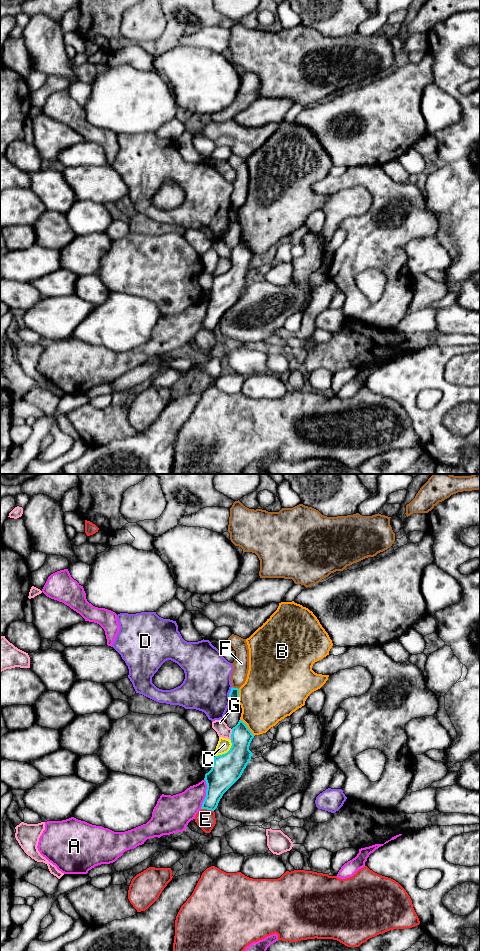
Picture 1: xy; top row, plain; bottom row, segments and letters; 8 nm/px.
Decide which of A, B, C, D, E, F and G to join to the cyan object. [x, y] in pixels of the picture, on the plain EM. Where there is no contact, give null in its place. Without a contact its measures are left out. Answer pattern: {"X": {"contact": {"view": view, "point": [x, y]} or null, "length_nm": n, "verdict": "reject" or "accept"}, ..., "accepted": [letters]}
{"A": {"contact": {"view": "xy", "point": [206, 314]}, "length_nm": 240, "verdict": "reject"}, "B": {"contact": {"view": "xy", "point": [247, 247]}, "length_nm": 180, "verdict": "reject"}, "C": {"contact": {"view": "xy", "point": [227, 272]}, "length_nm": 190, "verdict": "reject"}, "D": {"contact": {"view": "xy", "point": [229, 213]}, "length_nm": 110, "verdict": "reject"}, "E": {"contact": {"view": "xy", "point": [207, 329]}, "length_nm": 110, "verdict": "reject"}, "F": {"contact": {"view": "xy", "point": [235, 208]}, "length_nm": 60, "verdict": "reject"}, "G": {"contact": {"view": "xy", "point": [231, 254]}, "length_nm": 90, "verdict": "reject"}, "accepted": []}

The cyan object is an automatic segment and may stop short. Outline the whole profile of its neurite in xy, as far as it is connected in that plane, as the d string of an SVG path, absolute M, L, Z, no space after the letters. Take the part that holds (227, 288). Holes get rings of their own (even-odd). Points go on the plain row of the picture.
M242 240L232 248L230 270L215 276L211 290L205 294L207 309L201 329L214 331L223 314L241 297L251 280L249 266L253 258Z

